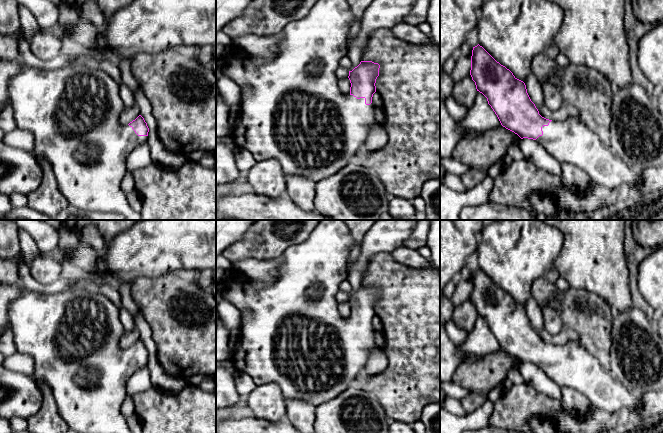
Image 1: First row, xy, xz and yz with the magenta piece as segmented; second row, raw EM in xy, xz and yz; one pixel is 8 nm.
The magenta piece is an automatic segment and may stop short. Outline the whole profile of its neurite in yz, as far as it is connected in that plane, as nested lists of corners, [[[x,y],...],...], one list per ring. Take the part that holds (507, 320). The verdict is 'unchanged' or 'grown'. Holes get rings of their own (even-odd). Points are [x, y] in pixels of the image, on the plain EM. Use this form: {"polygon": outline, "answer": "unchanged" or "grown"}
{"polygon": [[[479,268],[472,274],[470,299],[477,315],[487,322],[488,328],[503,351],[514,356],[521,363],[537,364],[560,387],[569,387],[583,394],[593,409],[619,413],[622,408],[628,408],[630,413],[633,413],[639,406],[641,395],[631,393],[618,382],[611,372],[601,365],[589,344],[580,343],[576,336],[561,345],[542,341],[531,325],[525,307],[517,303],[509,293],[497,286]]], "answer": "grown"}

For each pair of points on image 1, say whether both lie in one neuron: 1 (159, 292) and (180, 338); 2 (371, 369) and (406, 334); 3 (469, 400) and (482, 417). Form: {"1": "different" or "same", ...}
{"1": "same", "2": "different", "3": "different"}

